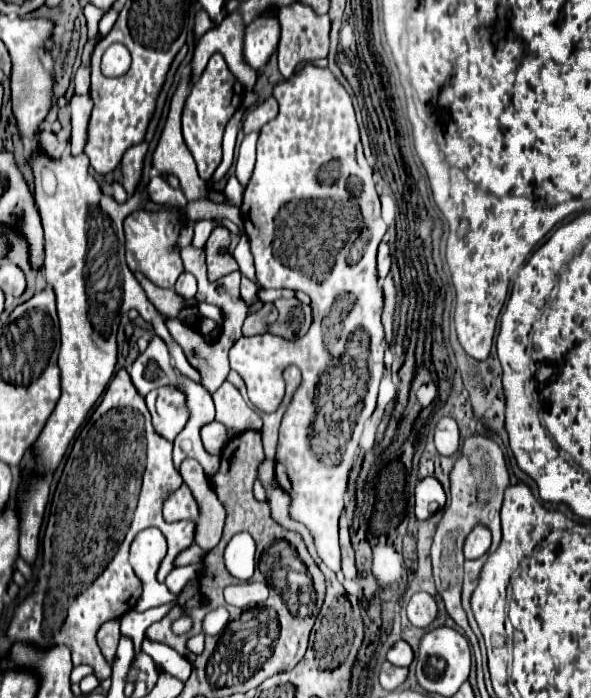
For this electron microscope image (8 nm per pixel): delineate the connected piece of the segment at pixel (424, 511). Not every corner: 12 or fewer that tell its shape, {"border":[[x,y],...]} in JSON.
{"border":[[438,479],[416,487],[416,517],[430,519],[444,509],[446,493]]}

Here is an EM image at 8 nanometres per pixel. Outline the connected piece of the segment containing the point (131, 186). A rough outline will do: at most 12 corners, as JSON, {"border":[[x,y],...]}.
{"border":[[148,143],[128,149],[122,158],[122,185],[129,196],[141,180]]}

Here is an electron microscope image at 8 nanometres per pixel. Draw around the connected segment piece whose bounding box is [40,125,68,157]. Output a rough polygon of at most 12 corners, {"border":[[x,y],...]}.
{"border":[[52,127],[40,133],[40,145],[50,157],[60,157],[68,143]]}

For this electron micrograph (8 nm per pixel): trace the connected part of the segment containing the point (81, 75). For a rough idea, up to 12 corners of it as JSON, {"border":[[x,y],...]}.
{"border":[[80,67],[74,75],[76,93],[86,95],[90,91],[88,67]]}

